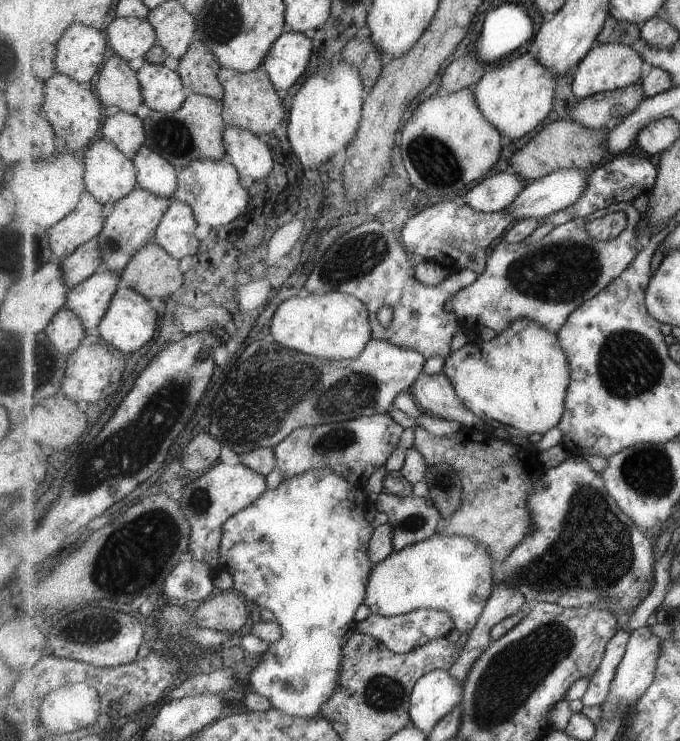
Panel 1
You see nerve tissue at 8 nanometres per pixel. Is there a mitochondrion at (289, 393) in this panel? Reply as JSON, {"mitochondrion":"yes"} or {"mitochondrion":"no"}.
{"mitochondrion":"yes"}

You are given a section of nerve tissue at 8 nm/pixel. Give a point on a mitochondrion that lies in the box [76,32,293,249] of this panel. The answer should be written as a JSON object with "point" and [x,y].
{"point":[172,135]}

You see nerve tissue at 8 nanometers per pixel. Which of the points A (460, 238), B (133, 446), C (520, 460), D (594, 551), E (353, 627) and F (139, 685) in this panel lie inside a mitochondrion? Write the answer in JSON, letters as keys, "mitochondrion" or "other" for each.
{"A":"other","B":"mitochondrion","C":"other","D":"mitochondrion","E":"other","F":"other"}

